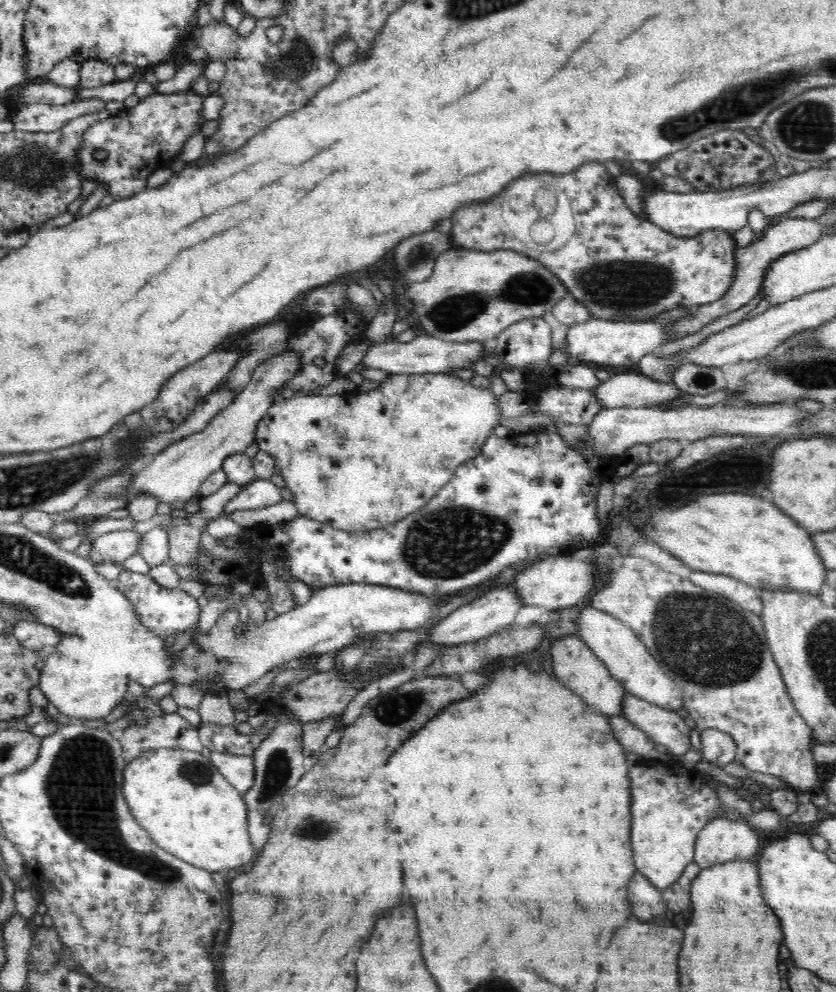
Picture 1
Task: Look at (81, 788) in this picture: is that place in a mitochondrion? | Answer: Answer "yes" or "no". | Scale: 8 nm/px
yes

